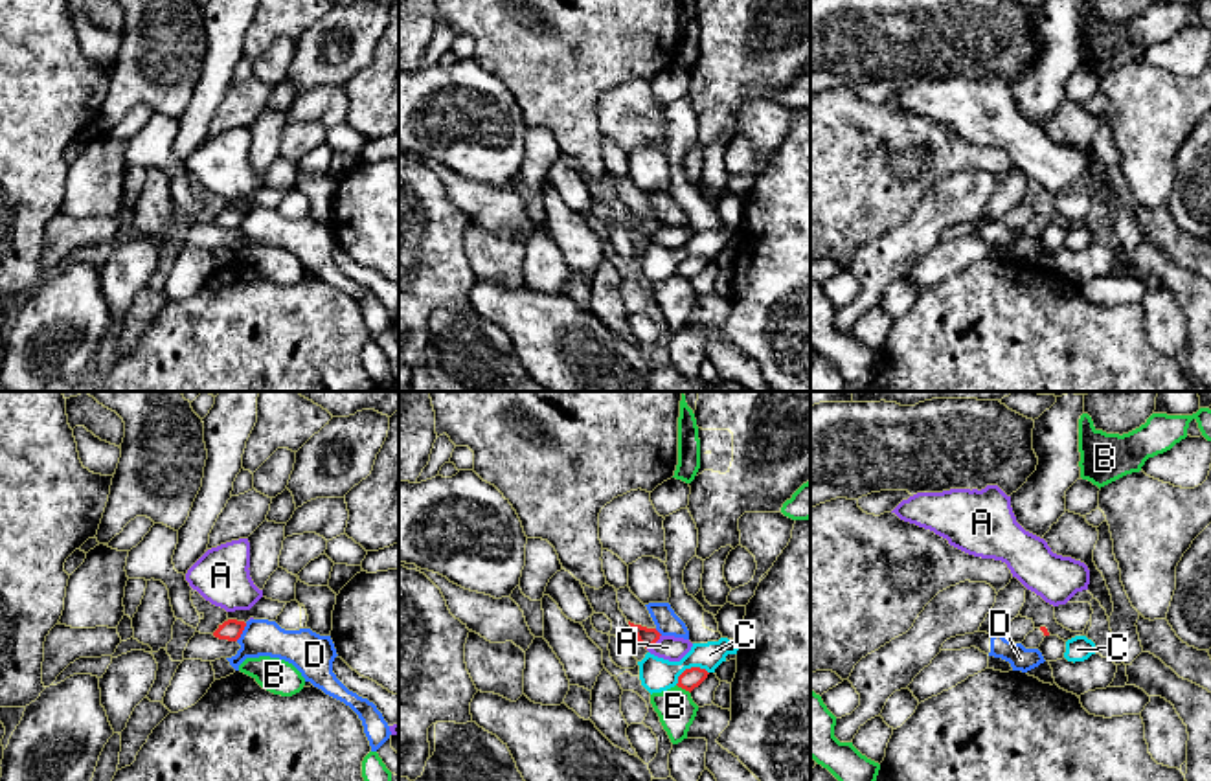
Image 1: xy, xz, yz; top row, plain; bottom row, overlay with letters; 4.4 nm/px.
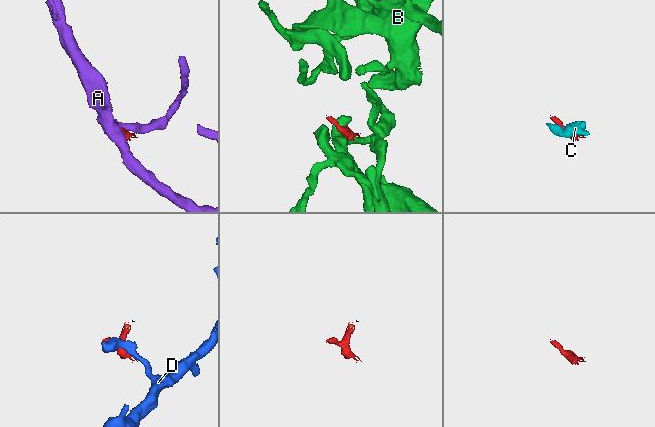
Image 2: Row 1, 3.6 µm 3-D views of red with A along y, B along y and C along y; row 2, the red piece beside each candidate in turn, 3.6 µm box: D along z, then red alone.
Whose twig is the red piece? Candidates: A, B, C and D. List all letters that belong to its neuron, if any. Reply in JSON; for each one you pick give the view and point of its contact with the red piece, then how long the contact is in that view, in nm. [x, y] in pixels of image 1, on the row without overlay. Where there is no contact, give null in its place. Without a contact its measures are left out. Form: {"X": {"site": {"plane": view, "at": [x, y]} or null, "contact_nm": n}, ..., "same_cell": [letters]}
{"same_cell": []}

